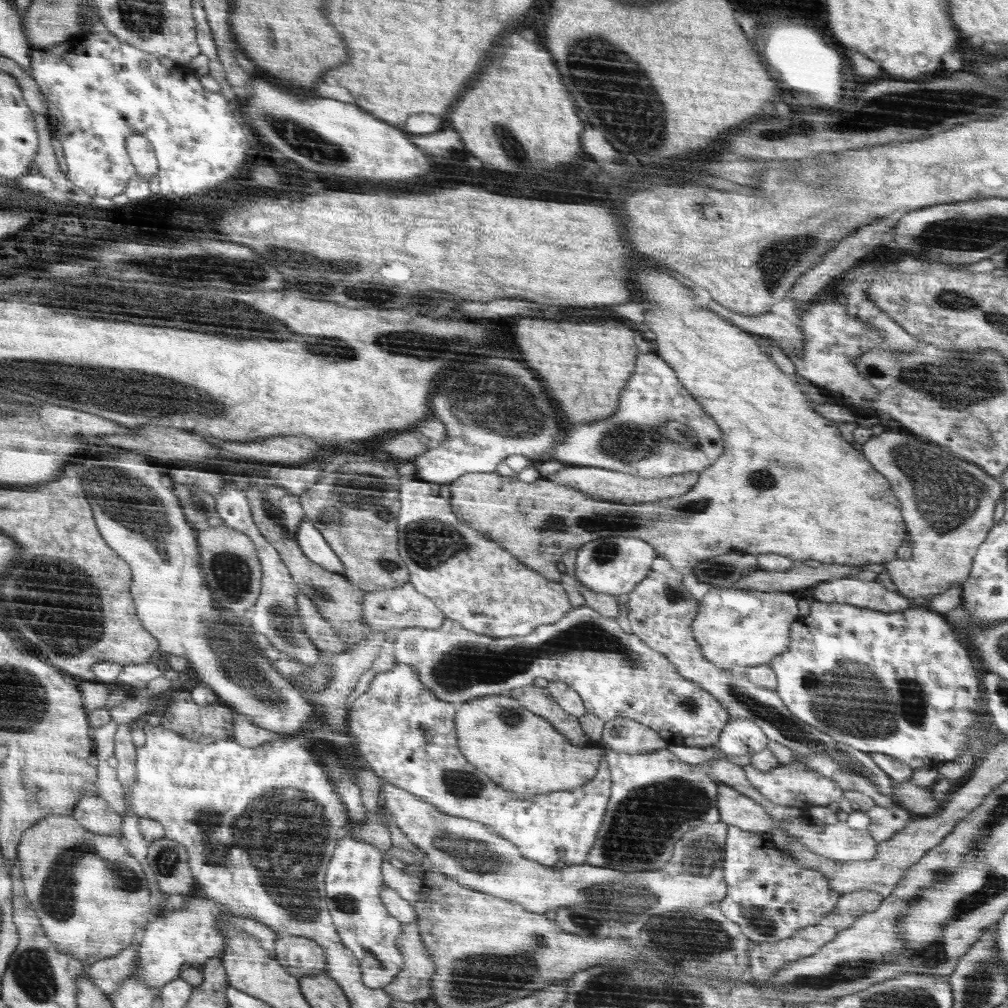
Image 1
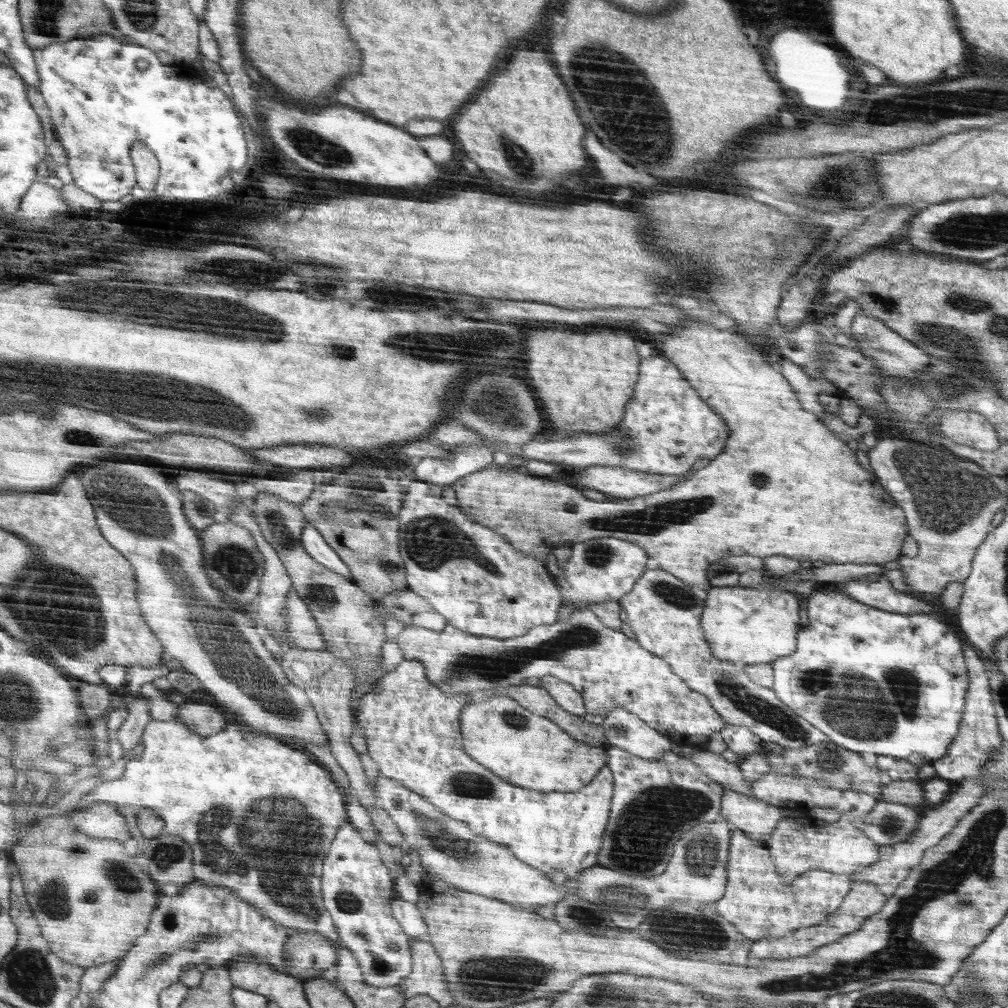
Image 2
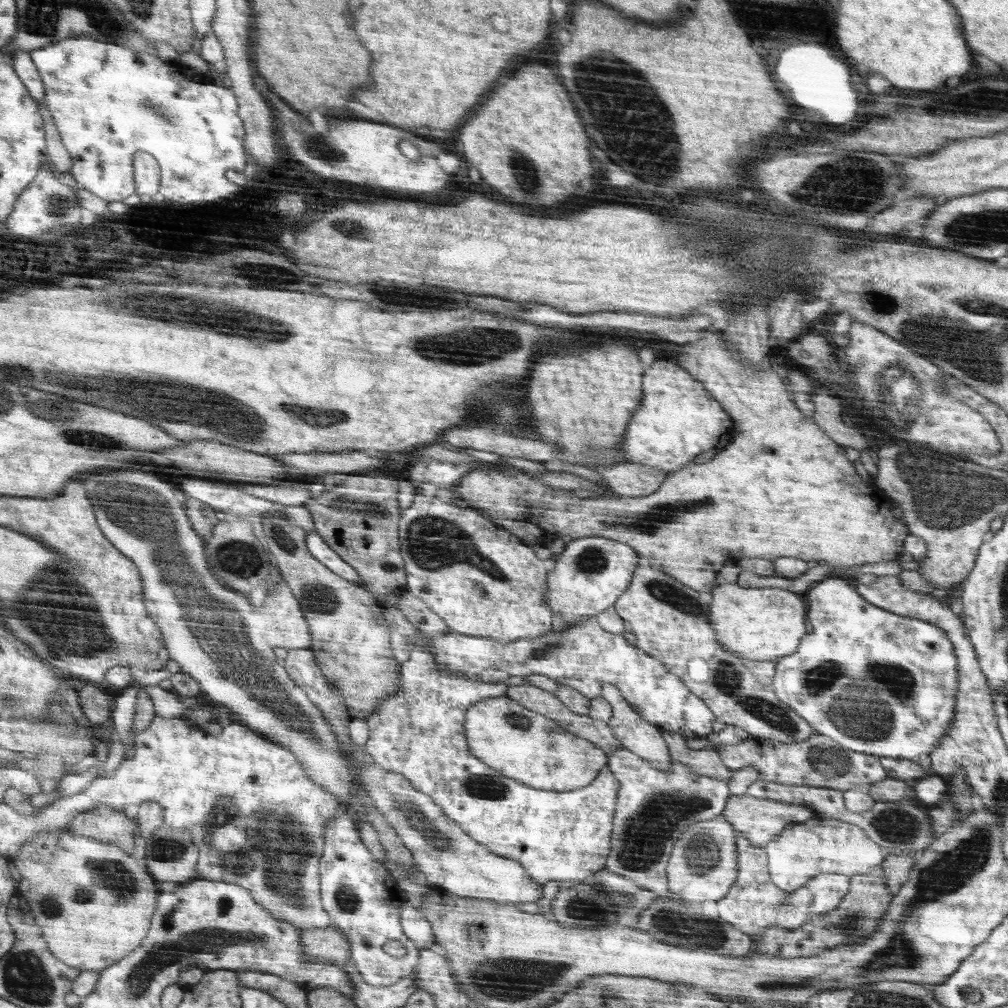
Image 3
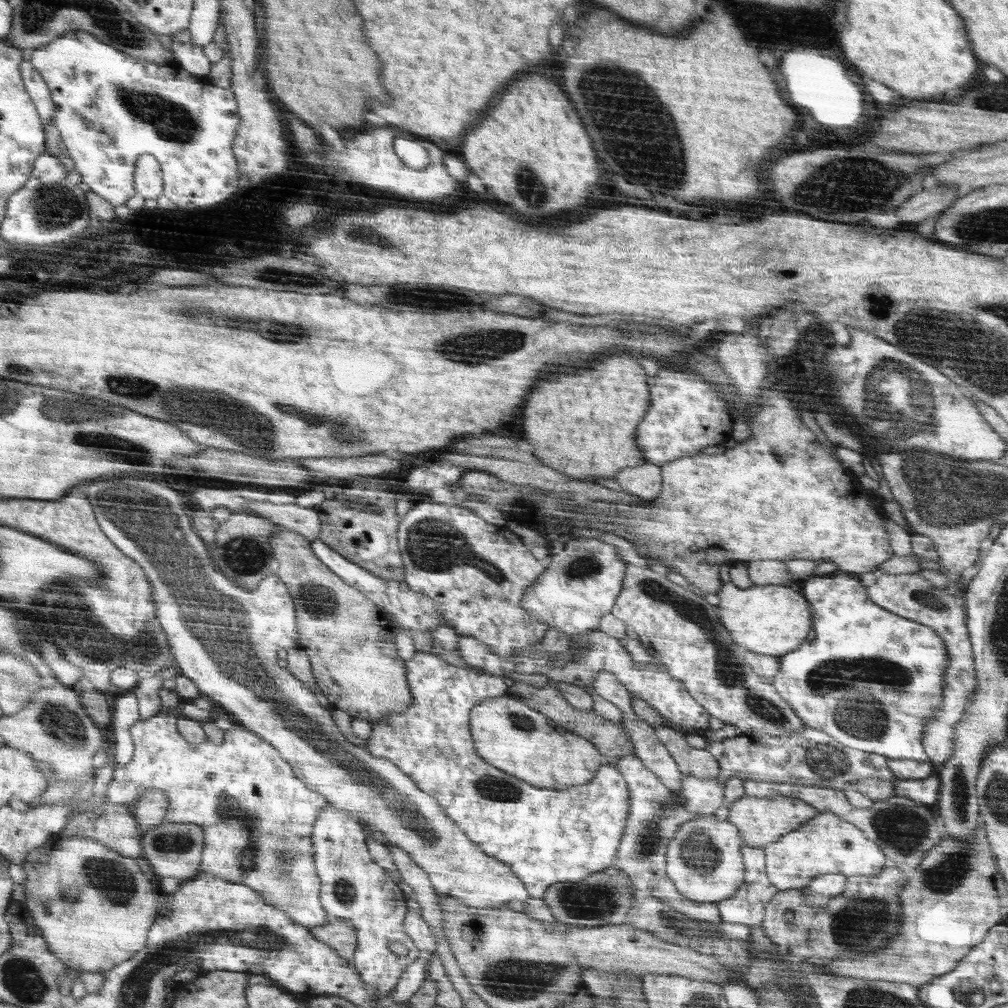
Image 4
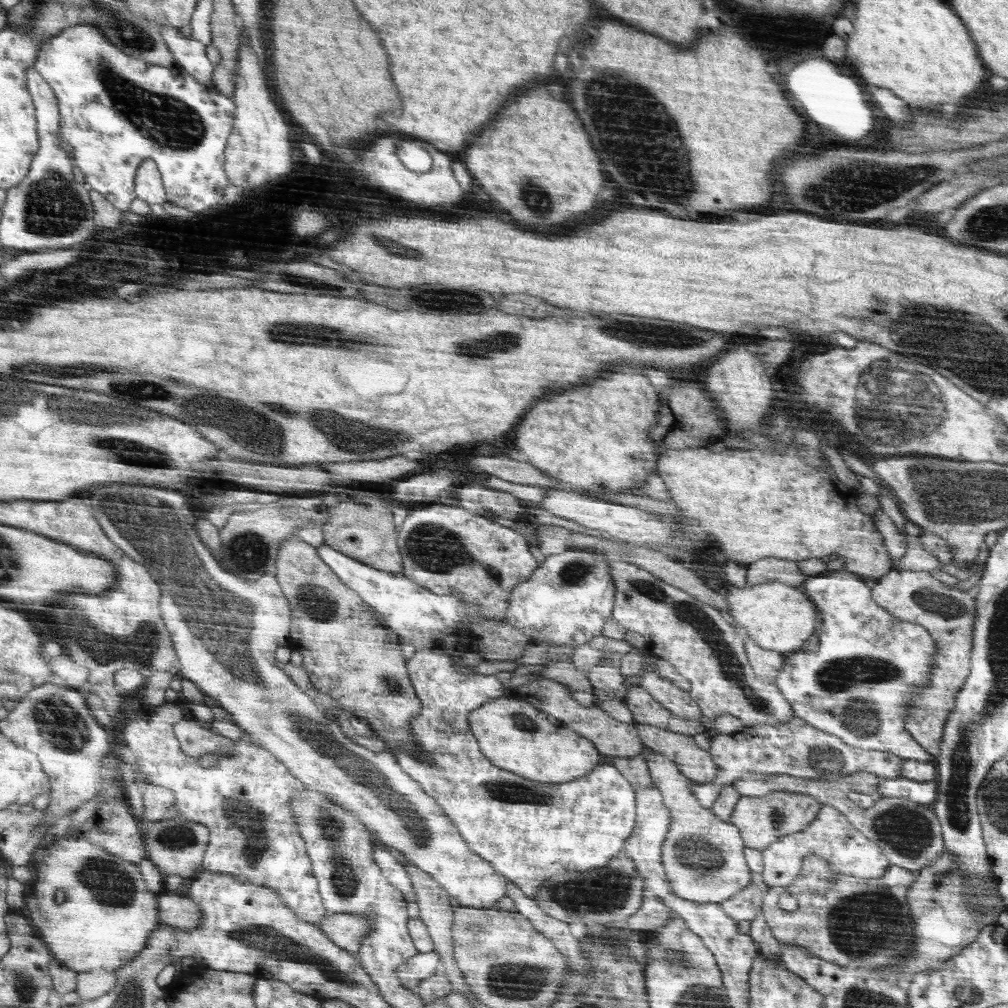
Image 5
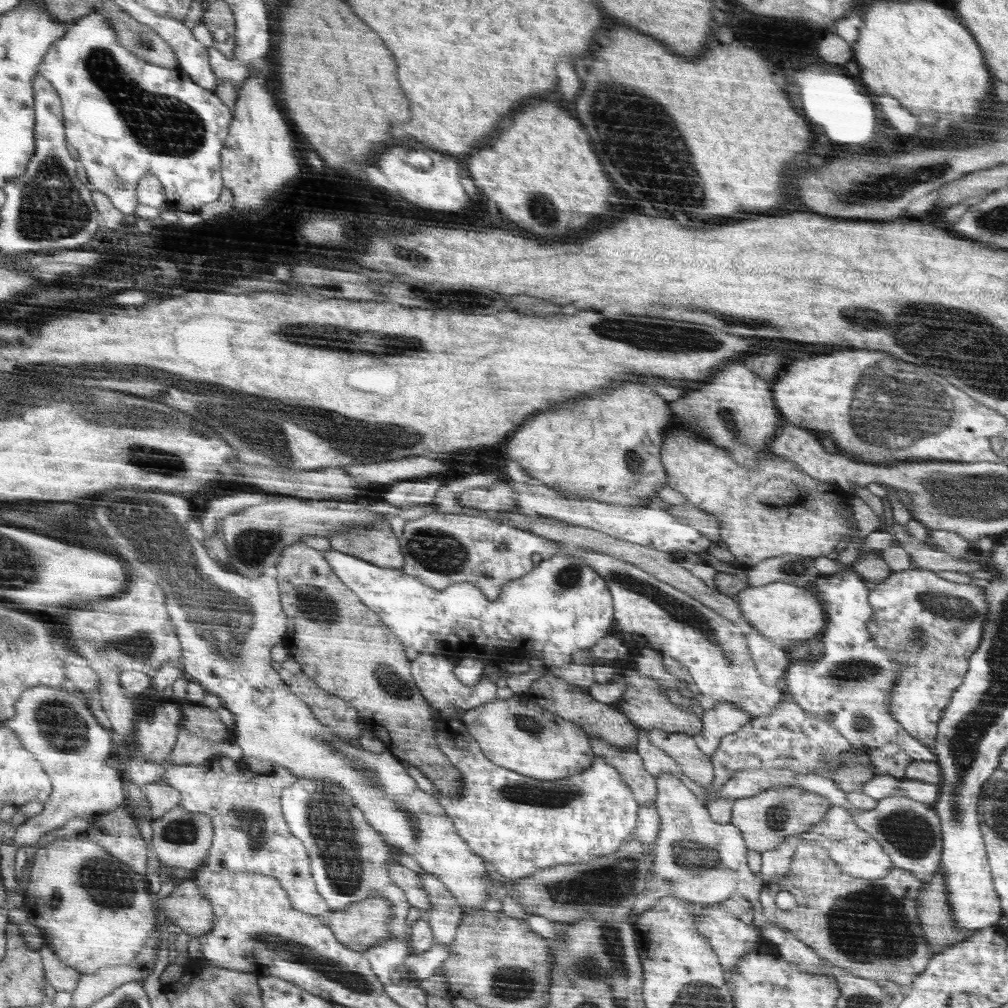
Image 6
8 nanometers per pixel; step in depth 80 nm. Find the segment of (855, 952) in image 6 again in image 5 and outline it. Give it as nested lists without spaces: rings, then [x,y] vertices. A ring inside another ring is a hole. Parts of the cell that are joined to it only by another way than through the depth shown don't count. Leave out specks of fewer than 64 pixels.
[[[809,854],[803,858],[802,870],[795,881],[782,888],[770,888],[765,892],[764,906],[761,908],[766,917],[767,928],[778,943],[790,943],[805,948],[818,958],[832,961],[846,968],[860,969],[863,975],[893,982],[899,982],[898,975],[890,974],[914,950],[914,918],[909,904],[909,888],[915,883],[917,873],[899,866],[889,866],[884,876],[865,879],[844,874],[837,874],[830,867],[829,861]],[[788,892],[798,901],[799,908],[795,912],[782,910],[782,894]]]

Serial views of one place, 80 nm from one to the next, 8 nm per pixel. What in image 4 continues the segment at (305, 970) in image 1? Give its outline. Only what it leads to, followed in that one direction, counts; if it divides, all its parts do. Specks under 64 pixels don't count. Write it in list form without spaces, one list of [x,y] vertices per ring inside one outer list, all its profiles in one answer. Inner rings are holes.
[[[329,917],[326,924],[310,927],[310,933],[316,940],[333,948],[342,958],[352,961],[358,939],[356,939],[356,927],[350,920]]]

